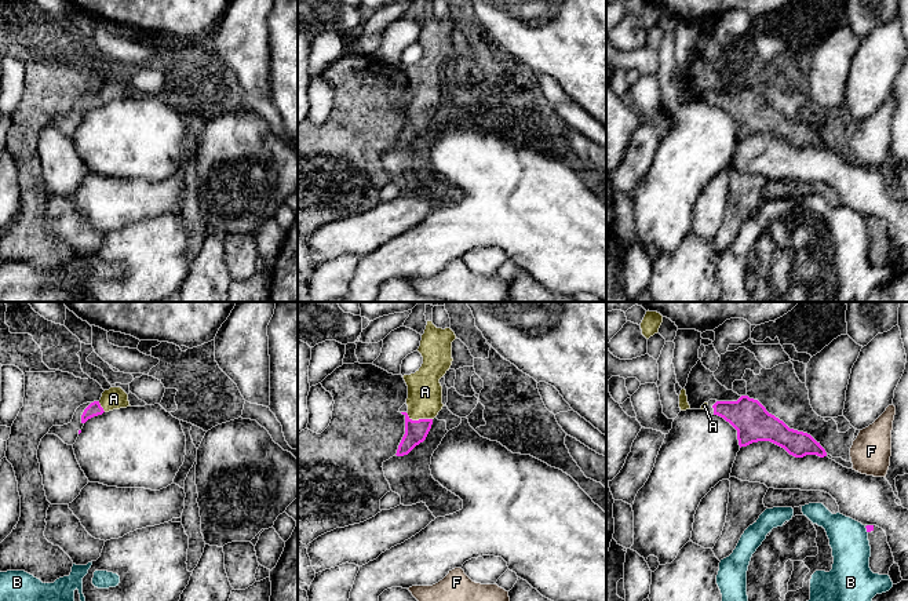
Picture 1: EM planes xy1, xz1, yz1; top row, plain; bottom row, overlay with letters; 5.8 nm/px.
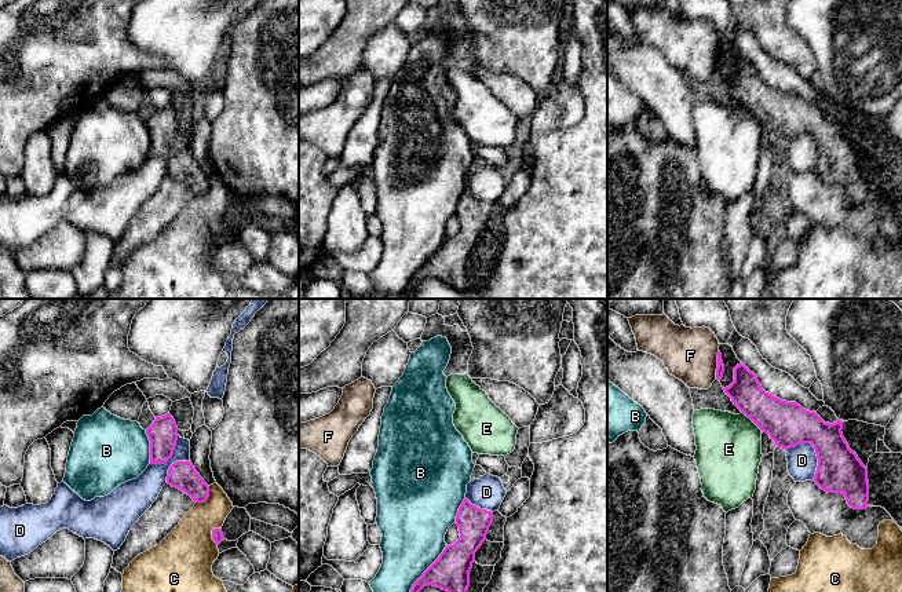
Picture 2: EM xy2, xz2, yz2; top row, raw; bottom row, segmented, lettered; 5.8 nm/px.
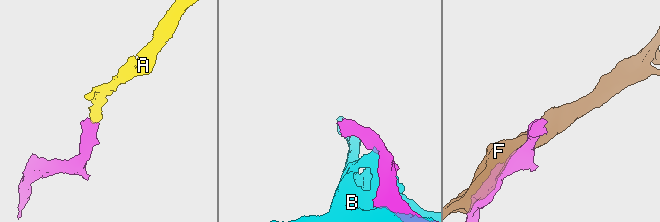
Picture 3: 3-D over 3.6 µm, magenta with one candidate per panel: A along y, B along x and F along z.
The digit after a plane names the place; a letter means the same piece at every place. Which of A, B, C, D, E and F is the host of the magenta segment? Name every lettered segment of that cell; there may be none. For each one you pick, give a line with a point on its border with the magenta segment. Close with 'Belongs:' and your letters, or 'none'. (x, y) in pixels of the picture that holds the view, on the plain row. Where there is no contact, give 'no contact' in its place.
A: contact xz1 (419, 110)
Belongs: A

